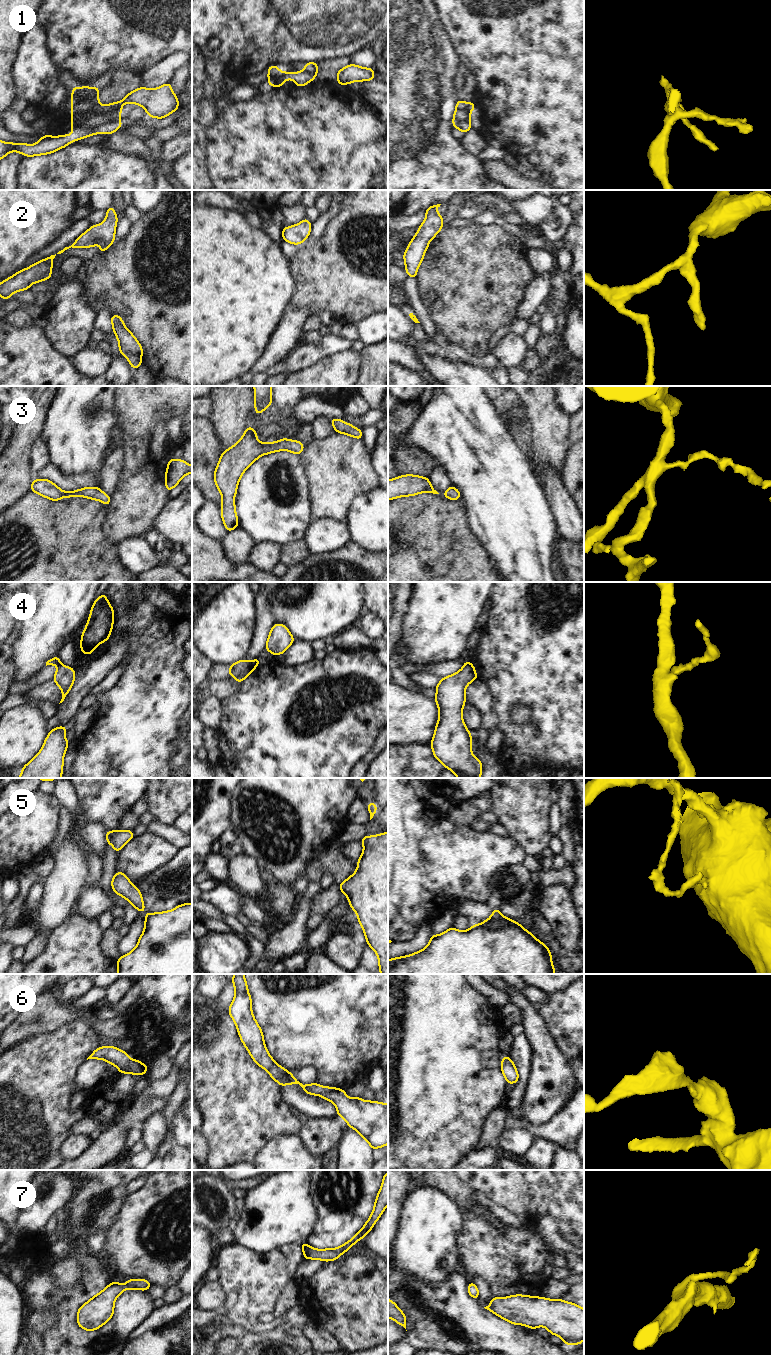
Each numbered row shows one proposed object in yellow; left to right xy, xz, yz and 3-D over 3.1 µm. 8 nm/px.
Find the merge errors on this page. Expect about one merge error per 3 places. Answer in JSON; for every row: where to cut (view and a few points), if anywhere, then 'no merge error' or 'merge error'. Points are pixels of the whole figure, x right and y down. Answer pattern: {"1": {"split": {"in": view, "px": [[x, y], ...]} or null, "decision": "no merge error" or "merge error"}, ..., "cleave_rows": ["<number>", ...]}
{"1": {"split": {"in": "yz", "px": [[468, 103], [464, 108], [456, 108]]}, "decision": "merge error"}, "2": {"split": null, "decision": "no merge error"}, "3": {"split": null, "decision": "no merge error"}, "4": {"split": {"in": "yz", "px": [[464, 663], [471, 664]]}, "decision": "merge error"}, "5": {"split": null, "decision": "no merge error"}, "6": {"split": null, "decision": "no merge error"}, "7": {"split": null, "decision": "no merge error"}, "cleave_rows": ["1", "4"]}

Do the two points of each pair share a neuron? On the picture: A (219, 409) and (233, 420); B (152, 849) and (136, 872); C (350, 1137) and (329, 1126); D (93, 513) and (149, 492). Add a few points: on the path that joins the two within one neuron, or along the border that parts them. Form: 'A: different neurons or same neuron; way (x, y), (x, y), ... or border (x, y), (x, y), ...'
A: same neuron; way (222, 409), (230, 417)
B: same neuron; way (146, 855), (136, 866)
C: different neurons; border (343, 1130), (340, 1141), (336, 1146)
D: different neurons; border (105, 513), (103, 532), (107, 536)

